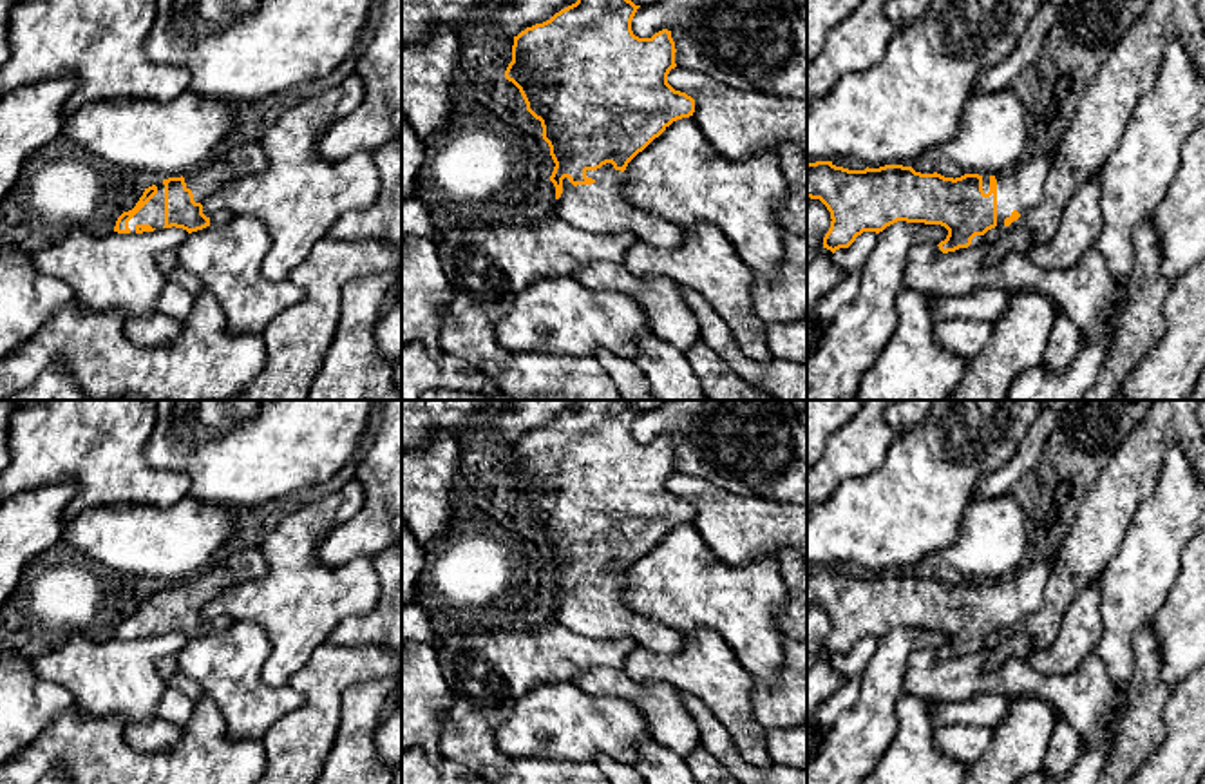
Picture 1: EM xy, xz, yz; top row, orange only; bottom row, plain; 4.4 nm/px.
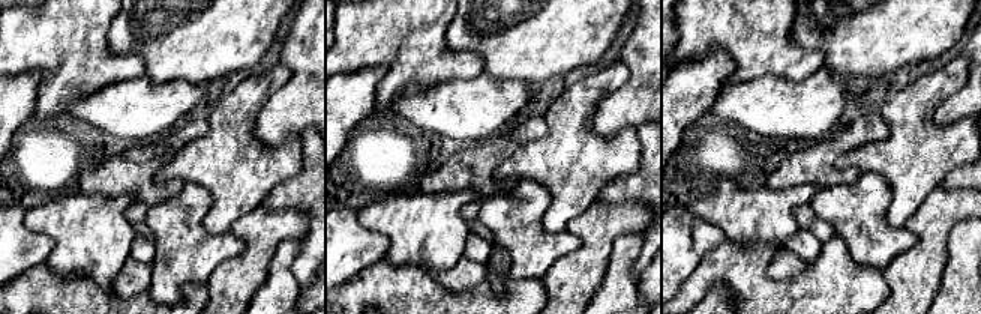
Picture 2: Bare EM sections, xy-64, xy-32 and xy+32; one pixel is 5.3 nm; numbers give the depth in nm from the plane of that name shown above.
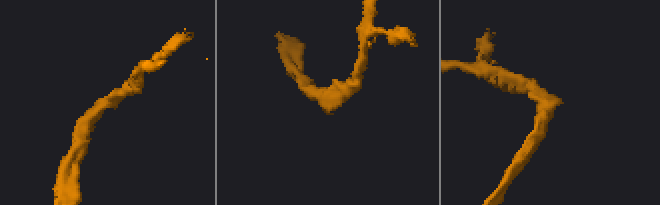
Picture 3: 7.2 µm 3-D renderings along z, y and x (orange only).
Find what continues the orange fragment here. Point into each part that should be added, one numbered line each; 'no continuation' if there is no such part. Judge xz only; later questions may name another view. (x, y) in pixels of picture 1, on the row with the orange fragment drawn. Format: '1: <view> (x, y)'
1: xz (601, 207)

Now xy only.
1: xy (152, 212)

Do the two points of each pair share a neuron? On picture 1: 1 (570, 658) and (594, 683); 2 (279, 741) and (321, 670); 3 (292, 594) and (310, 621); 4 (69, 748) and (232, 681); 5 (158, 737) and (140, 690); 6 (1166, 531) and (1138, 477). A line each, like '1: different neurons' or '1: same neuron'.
1: different neurons
2: same neuron
3: same neuron
4: different neurons
5: different neurons
6: different neurons

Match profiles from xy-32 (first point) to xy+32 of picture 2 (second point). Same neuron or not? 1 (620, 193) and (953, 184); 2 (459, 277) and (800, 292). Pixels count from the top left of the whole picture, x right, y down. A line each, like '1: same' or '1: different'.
1: same
2: different

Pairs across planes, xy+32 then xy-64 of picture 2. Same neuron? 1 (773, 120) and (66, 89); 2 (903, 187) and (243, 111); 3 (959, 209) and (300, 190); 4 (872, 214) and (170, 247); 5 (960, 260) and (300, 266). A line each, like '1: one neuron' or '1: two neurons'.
1: two neurons
2: one neuron
3: two neurons
4: one neuron
5: two neurons

